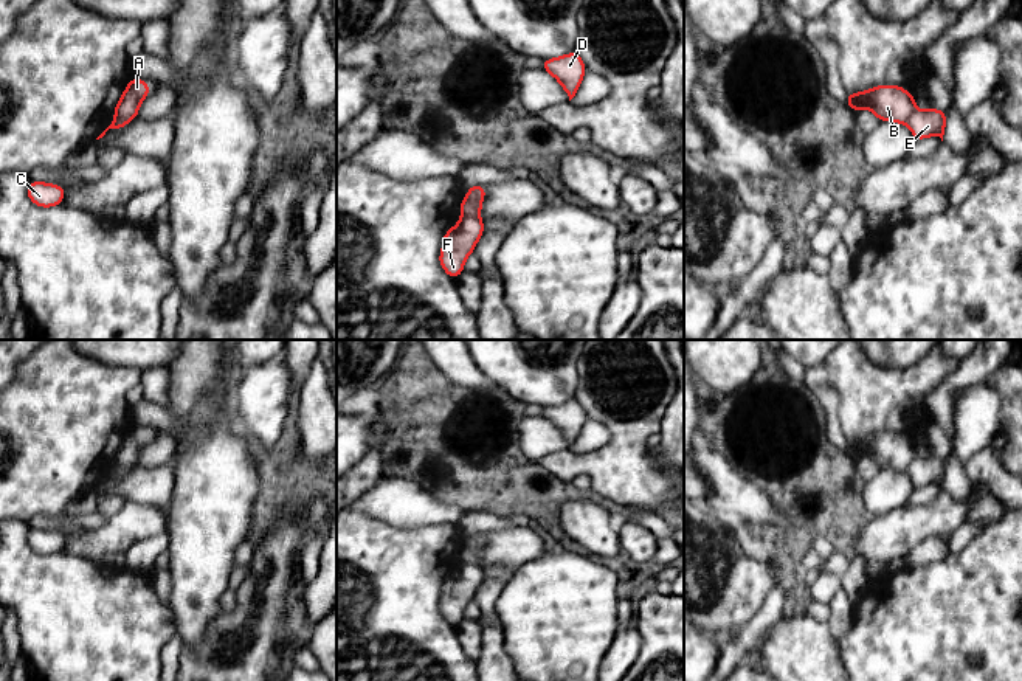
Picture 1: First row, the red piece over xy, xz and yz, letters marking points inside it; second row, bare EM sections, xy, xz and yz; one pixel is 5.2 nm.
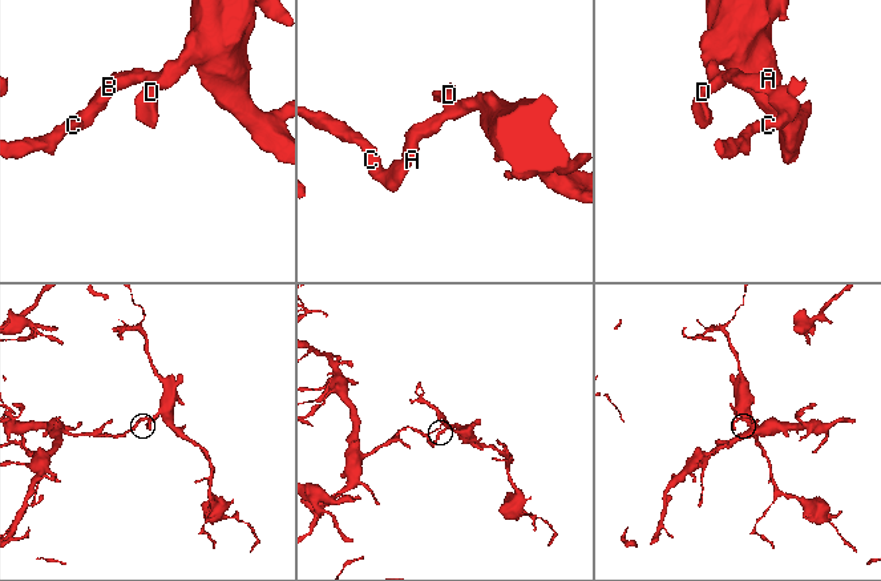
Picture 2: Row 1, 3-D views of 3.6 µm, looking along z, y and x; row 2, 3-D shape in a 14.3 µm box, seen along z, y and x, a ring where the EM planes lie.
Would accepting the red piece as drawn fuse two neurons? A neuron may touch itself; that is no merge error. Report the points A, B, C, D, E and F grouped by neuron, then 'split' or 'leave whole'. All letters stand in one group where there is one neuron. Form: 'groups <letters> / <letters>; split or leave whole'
groups A B D / C E F; split

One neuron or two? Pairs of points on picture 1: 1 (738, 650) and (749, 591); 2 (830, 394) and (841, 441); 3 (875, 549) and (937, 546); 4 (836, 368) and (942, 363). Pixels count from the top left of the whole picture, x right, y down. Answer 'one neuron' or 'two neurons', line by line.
1: two neurons
2: one neuron
3: two neurons
4: one neuron

